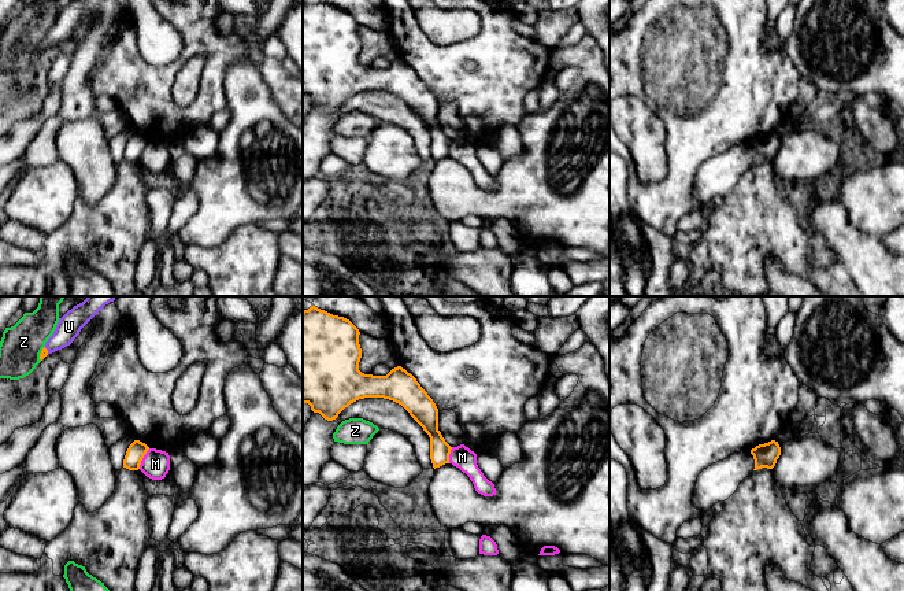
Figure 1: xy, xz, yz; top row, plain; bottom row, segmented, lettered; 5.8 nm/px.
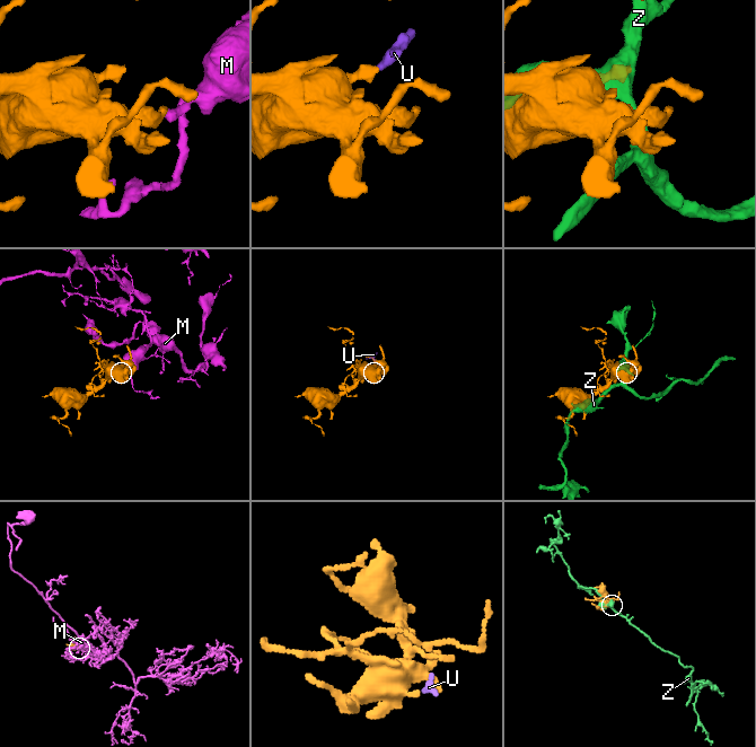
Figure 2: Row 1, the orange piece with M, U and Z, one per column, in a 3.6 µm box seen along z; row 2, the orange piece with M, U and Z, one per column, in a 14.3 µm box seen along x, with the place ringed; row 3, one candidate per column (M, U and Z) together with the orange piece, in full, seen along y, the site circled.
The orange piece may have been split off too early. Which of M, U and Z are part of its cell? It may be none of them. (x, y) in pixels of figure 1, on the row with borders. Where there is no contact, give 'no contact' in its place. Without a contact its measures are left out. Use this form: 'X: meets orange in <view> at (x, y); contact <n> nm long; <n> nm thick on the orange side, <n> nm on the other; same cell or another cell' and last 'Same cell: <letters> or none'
M: meets orange in xy at (143, 457); contact 140 nm long; 110 nm thick on the orange side, 160 nm on the other; another cell
U: meets orange in xy at (47, 350); contact 50 nm long; 50 nm thick on the orange side, 140 nm on the other; same cell
Z: meets orange in xy at (41, 353); contact 90 nm long; 50 nm thick on the orange side, 240 nm on the other; another cell
Same cell: U

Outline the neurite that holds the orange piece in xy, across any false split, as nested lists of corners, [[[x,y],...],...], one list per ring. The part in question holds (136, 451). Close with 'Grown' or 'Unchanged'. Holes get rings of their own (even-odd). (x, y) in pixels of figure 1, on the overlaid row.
[[[134,440],[126,451],[126,455],[123,459],[123,468],[129,470],[138,470],[141,461],[148,450],[149,447],[145,443],[140,440]]]. Unchanged

